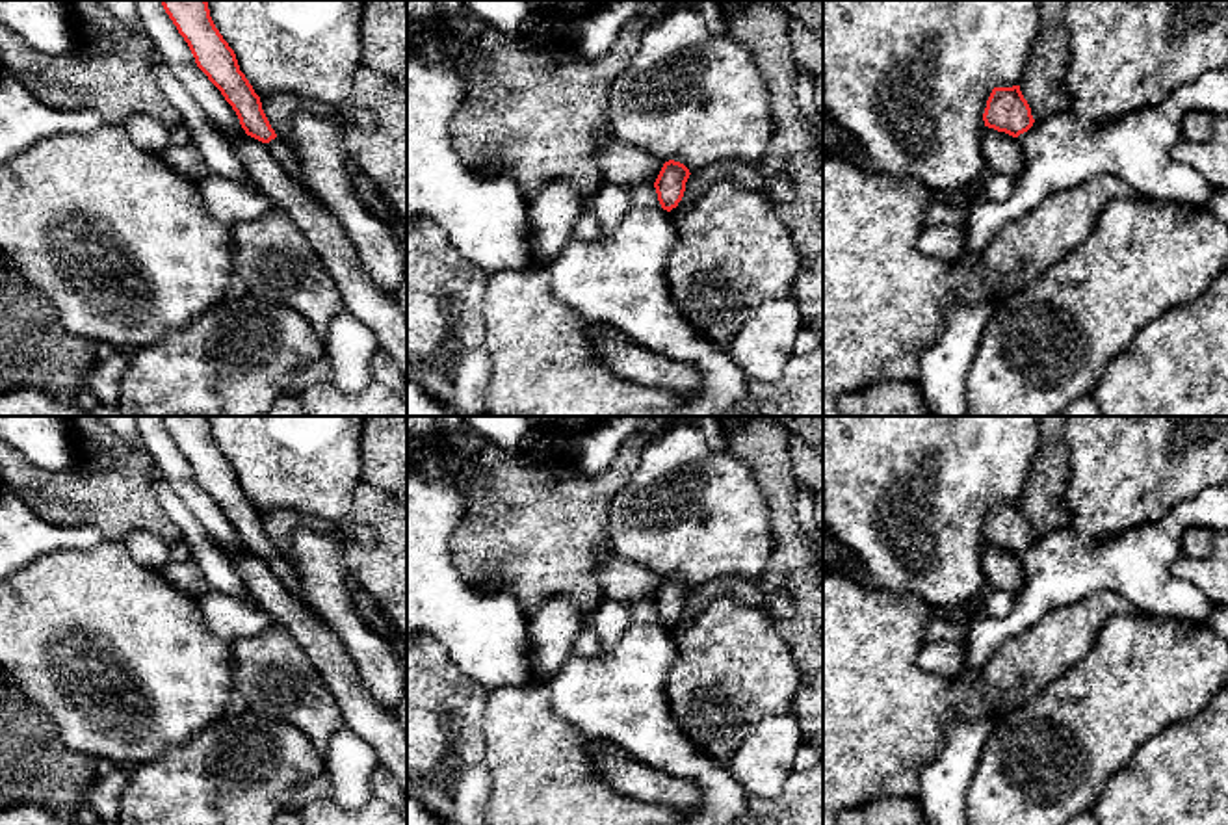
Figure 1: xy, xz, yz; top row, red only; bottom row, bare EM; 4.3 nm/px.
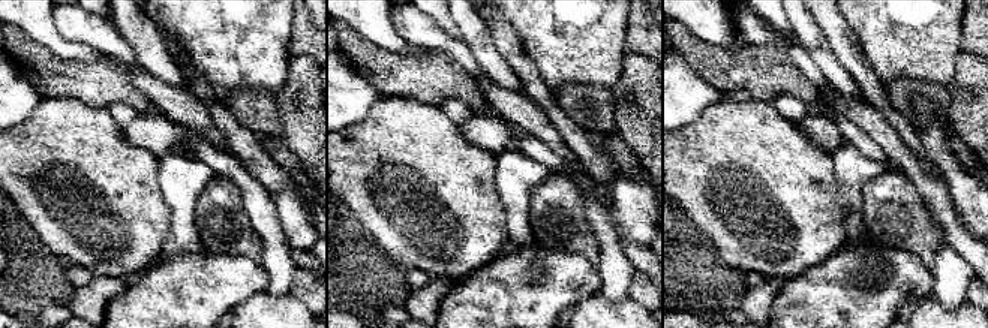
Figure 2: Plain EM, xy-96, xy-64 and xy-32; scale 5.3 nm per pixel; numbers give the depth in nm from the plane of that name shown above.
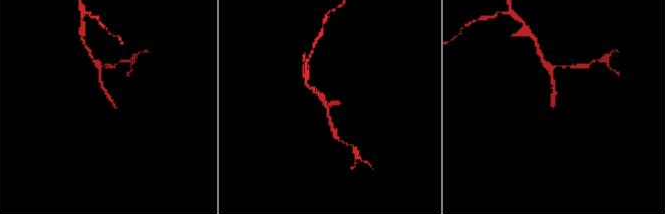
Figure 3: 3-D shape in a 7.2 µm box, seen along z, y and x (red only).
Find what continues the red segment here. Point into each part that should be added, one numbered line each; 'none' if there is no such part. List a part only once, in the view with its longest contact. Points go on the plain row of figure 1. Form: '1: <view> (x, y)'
1: xy (281, 567)

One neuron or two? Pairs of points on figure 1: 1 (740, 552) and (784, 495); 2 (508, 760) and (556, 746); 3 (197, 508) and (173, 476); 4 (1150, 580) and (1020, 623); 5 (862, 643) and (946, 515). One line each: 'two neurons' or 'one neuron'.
1: two neurons
2: one neuron
3: one neuron
4: one neuron
5: two neurons

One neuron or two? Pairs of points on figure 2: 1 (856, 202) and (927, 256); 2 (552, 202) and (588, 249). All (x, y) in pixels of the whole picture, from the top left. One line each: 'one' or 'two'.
1: two
2: one

